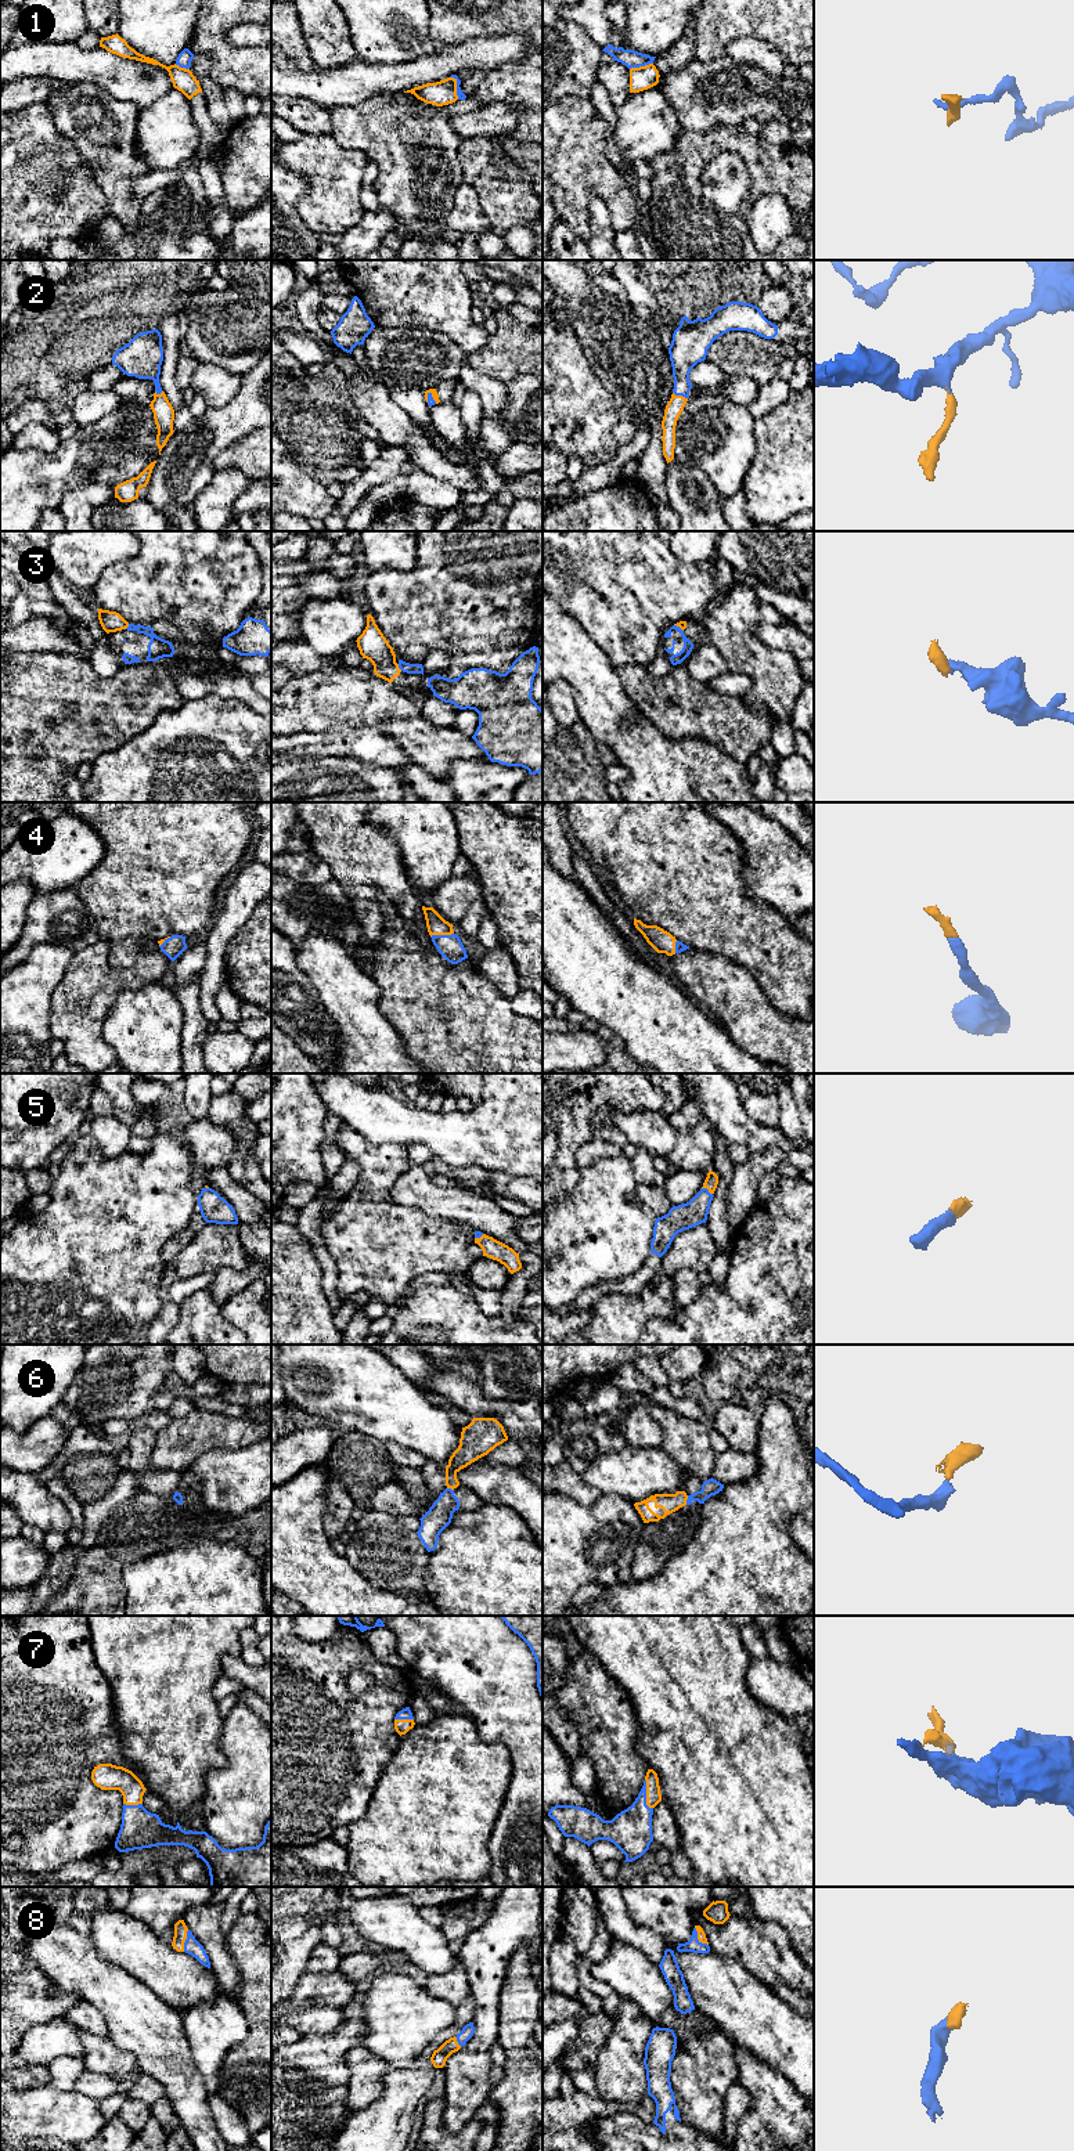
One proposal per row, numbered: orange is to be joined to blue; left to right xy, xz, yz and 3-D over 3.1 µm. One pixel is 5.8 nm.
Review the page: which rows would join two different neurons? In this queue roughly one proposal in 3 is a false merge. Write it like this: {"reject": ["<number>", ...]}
{"reject": ["1", "6"]}

